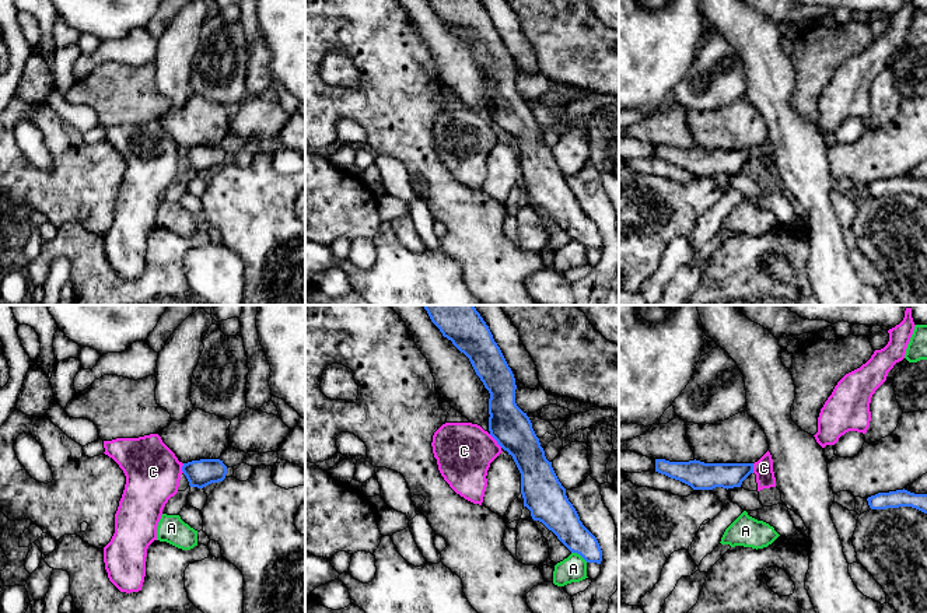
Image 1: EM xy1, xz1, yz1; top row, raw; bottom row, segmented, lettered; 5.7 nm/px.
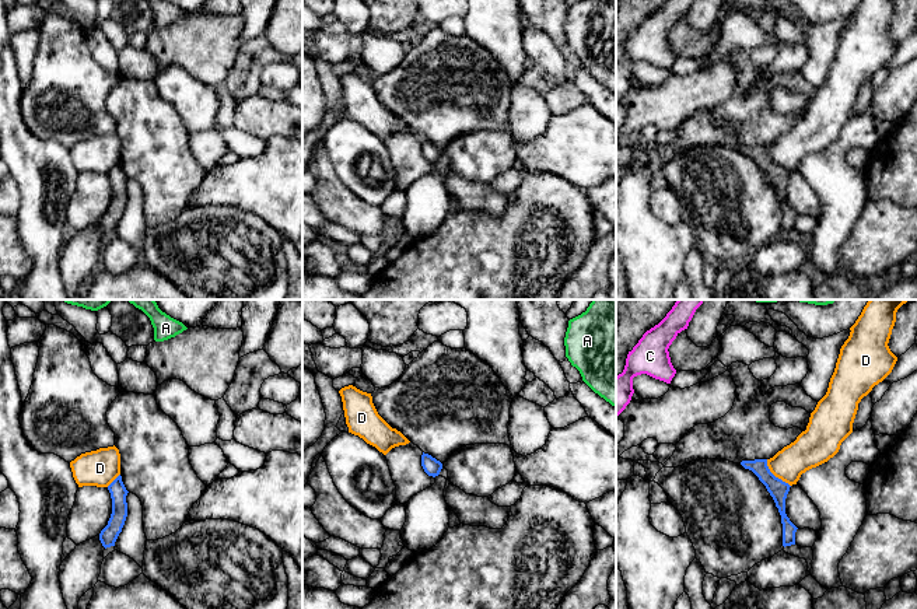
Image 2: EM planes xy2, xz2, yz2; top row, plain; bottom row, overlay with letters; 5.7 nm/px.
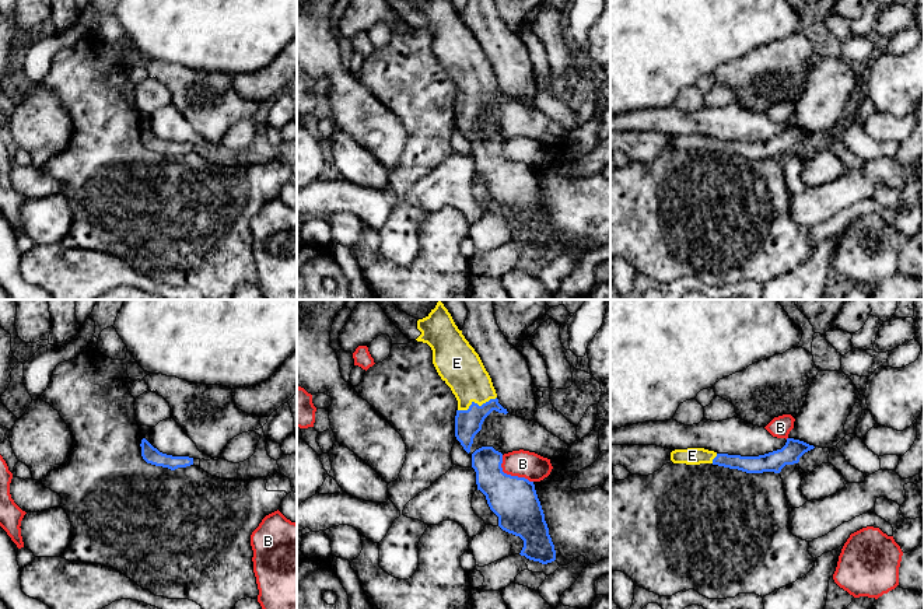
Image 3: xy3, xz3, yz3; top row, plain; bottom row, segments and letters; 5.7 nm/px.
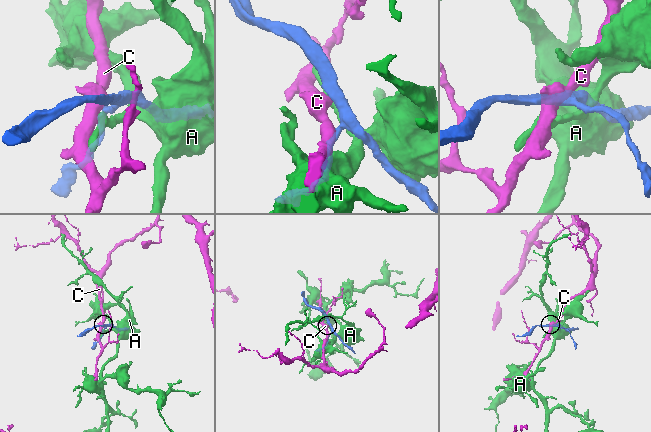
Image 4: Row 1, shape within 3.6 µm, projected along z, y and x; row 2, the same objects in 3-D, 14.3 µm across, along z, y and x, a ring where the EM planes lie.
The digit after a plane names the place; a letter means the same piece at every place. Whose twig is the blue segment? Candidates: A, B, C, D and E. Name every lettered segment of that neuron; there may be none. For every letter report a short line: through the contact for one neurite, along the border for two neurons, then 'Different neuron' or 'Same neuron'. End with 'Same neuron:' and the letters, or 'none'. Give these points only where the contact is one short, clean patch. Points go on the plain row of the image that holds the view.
A: Different neuron
B: Line: xz3 (501, 142), (501, 156), (504, 158), (524, 163), (532, 168). Different neuron
C: Line: xz1 (489, 121), (502, 133). Different neuron
D: Line: yz2 (766, 146), (767, 154), (790, 172). Different neuron
E: Line: xz3 (468, 109), (476, 90), (473, 74), (458, 51). Same neuron
Same neuron: E

